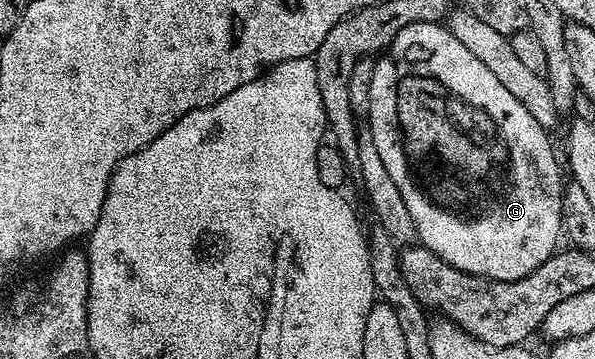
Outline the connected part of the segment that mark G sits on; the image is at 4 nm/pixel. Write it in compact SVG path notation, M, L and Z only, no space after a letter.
M421 21L404 27L404 31L400 31L385 52L375 60L368 124L376 151L380 151L380 159L384 159L384 168L388 170L388 175L392 175L400 196L404 198L408 215L412 215L412 223L416 223L418 241L440 255L440 259L452 263L452 267L477 277L487 277L490 281L511 281L536 271L536 267L540 267L540 263L547 261L559 248L558 235L560 237L563 232L564 180L558 174L558 161L554 158L554 145L549 137L551 134L535 119L532 111L528 111L528 107L524 107L524 103L520 103L520 99L516 99L516 95L512 95L512 91L508 91L500 79L496 79L496 75L492 75L492 71L488 71L488 67L484 67L484 63L480 63L480 59L476 59L476 55L472 55L472 51L468 51L468 47L464 47L464 43L460 43L460 39L450 33L445 24Z

